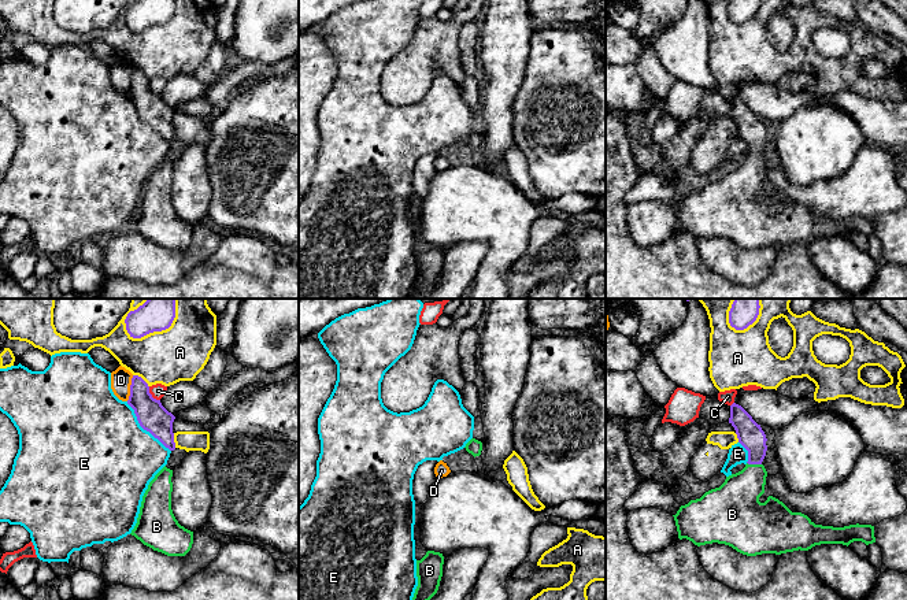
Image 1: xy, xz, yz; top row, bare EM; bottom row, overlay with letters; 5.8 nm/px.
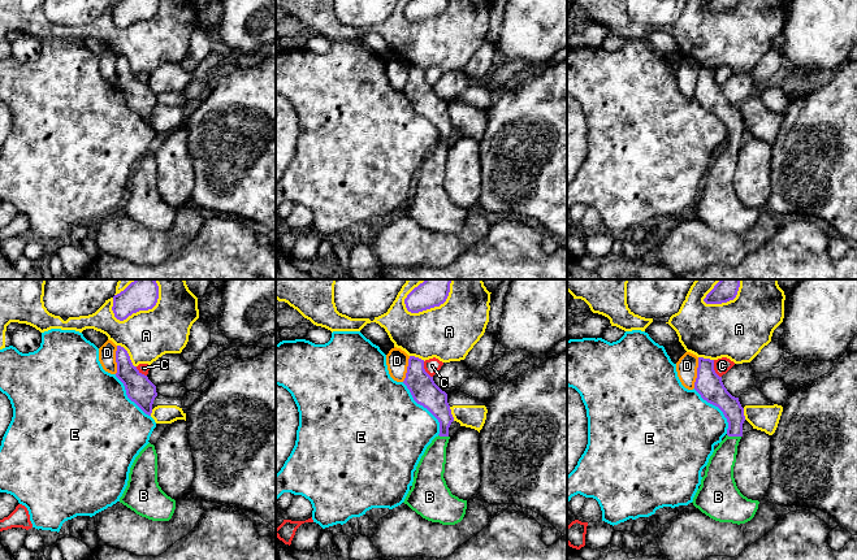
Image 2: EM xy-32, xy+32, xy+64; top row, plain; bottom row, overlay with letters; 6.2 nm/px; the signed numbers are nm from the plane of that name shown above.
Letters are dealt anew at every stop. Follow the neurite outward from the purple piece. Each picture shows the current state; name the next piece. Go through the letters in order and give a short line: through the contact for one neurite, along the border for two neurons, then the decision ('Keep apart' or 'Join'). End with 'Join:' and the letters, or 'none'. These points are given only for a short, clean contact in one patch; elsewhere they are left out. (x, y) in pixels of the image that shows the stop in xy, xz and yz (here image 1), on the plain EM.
A: Keep apart
B: Join
C: Keep apart
D: Keep apart
E: Keep apart
Join: B

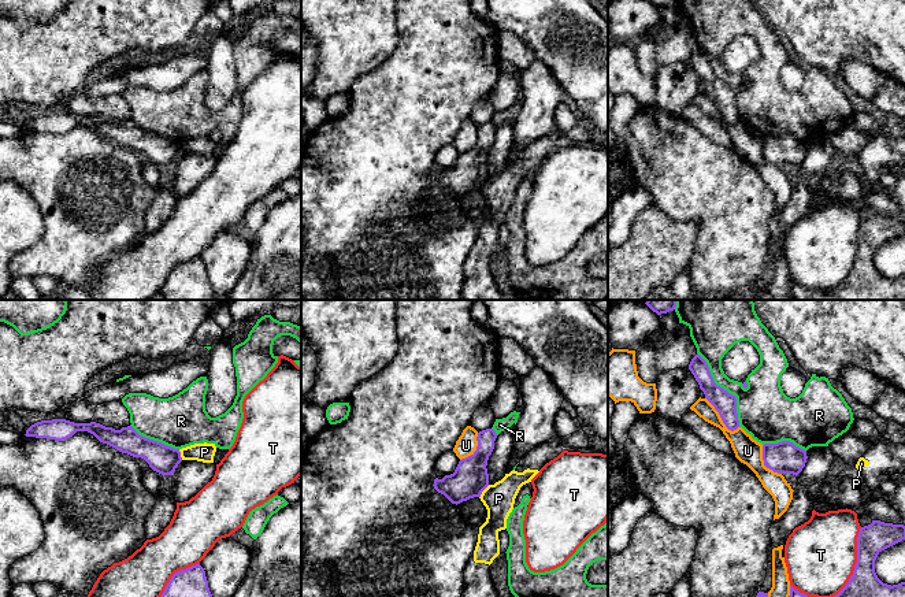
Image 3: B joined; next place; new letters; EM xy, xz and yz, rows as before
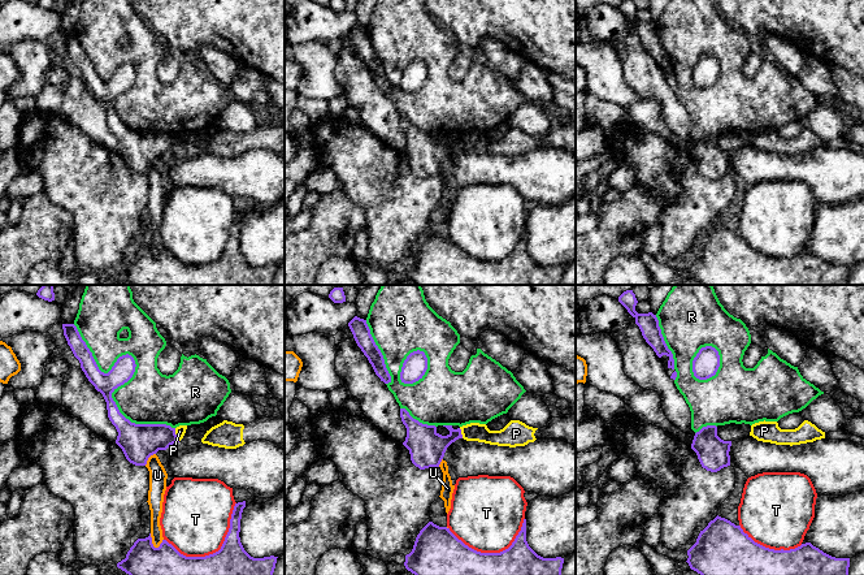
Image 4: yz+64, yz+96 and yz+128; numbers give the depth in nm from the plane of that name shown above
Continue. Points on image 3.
P: Line: xz (489, 178), (479, 191). Keep apart
R: Keep apart
T: Keep apart
U: Keep apart
Join: none

